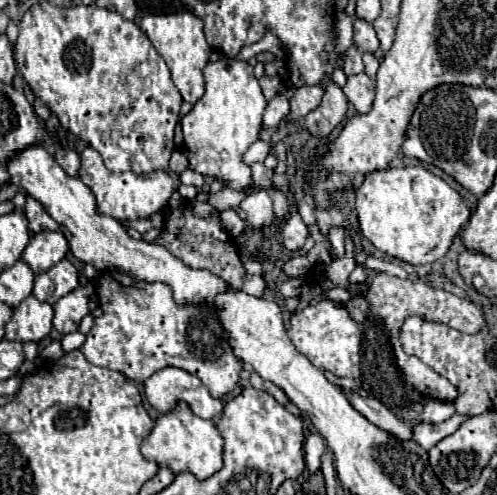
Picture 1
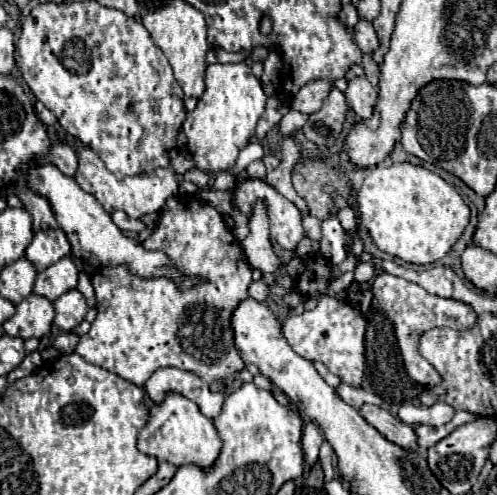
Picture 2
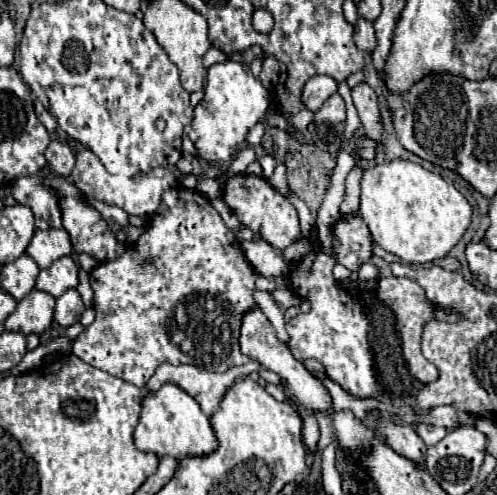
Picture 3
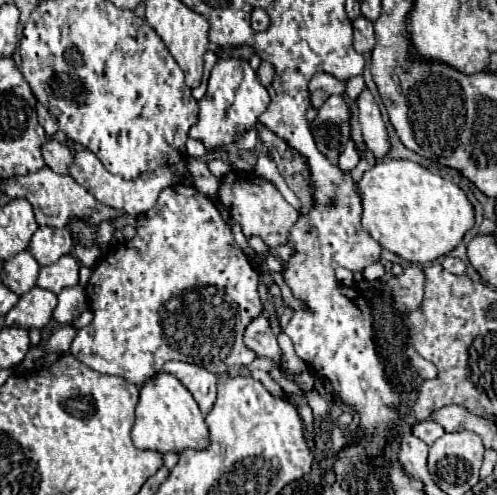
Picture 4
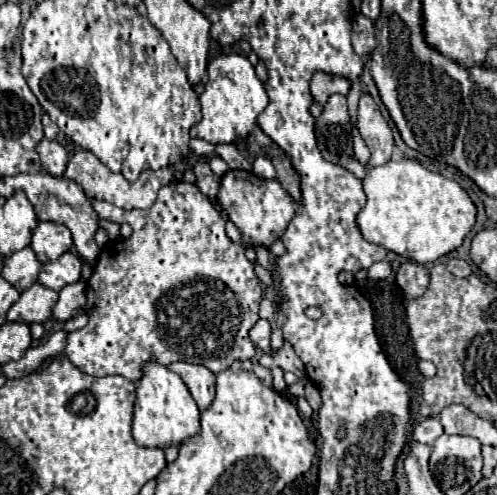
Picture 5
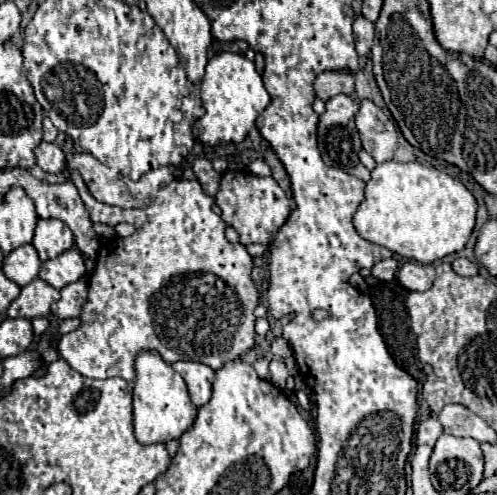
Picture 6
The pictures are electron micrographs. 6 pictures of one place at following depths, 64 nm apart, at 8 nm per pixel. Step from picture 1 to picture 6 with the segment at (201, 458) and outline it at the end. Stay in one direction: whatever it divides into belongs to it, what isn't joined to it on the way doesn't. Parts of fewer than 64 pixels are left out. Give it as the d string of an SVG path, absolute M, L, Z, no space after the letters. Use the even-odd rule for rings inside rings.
M140 352L136 360L136 384L134 384L134 436L140 444L166 444L168 440L178 440L186 430L192 428L196 420L196 406L190 402L186 382L182 376L166 364L158 352Z

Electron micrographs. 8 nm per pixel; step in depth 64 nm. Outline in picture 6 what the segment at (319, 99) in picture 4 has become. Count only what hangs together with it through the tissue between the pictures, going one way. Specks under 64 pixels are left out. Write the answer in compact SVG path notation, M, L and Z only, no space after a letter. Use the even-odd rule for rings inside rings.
M320 72L314 80L314 92L324 102L336 94L352 94L354 76L350 72Z

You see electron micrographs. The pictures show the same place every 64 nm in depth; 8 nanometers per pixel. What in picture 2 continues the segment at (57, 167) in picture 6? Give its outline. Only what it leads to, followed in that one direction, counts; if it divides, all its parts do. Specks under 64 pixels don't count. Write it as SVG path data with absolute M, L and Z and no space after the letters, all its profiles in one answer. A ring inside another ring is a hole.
M52 146L50 154L48 154L48 162L56 164L60 168L60 172L64 172L66 176L74 176L76 168L78 168L78 158L76 158L76 152L68 146Z

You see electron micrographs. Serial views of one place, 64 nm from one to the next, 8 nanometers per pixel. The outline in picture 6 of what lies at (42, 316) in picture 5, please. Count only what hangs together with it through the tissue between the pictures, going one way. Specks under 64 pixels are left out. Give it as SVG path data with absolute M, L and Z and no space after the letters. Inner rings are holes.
M36 278L28 286L24 286L20 296L10 304L8 318L32 320L32 318L48 316L52 302L56 302L58 298L60 298L60 292L56 288Z

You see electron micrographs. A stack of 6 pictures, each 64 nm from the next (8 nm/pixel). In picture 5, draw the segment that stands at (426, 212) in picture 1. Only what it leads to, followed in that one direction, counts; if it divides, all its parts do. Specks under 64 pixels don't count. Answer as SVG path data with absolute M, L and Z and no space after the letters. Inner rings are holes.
M388 160L386 164L368 170L362 180L362 188L366 192L366 206L358 214L356 222L364 238L418 264L430 264L440 256L446 256L448 252L456 250L476 222L476 206L466 194L466 190L458 182L426 170L416 160Z

